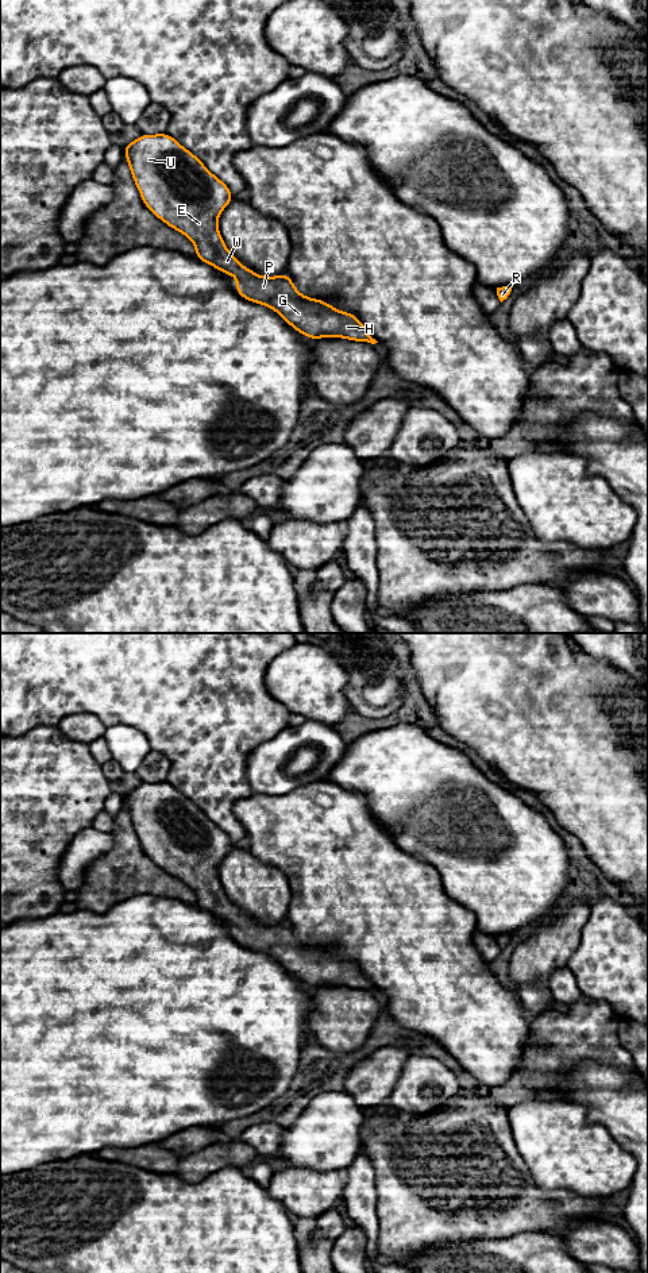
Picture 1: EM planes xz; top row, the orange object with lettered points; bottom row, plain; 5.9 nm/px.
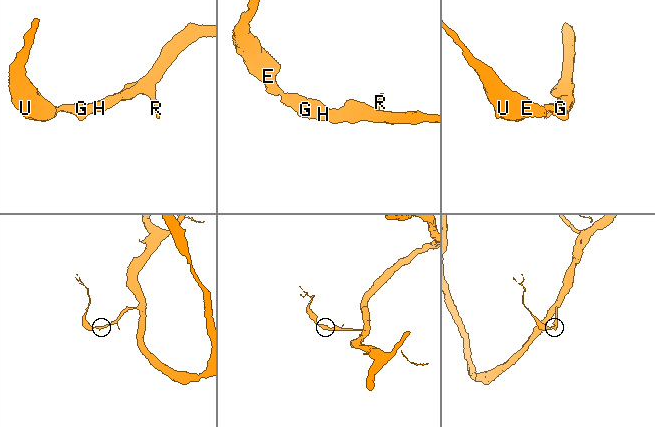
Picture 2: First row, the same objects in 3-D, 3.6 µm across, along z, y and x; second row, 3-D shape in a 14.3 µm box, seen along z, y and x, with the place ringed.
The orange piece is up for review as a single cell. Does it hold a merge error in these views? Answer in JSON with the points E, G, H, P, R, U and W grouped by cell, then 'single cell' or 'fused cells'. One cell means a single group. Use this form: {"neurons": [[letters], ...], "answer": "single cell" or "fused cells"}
{"neurons": [["E", "G", "H", "P", "R", "U", "W"]], "answer": "single cell"}

